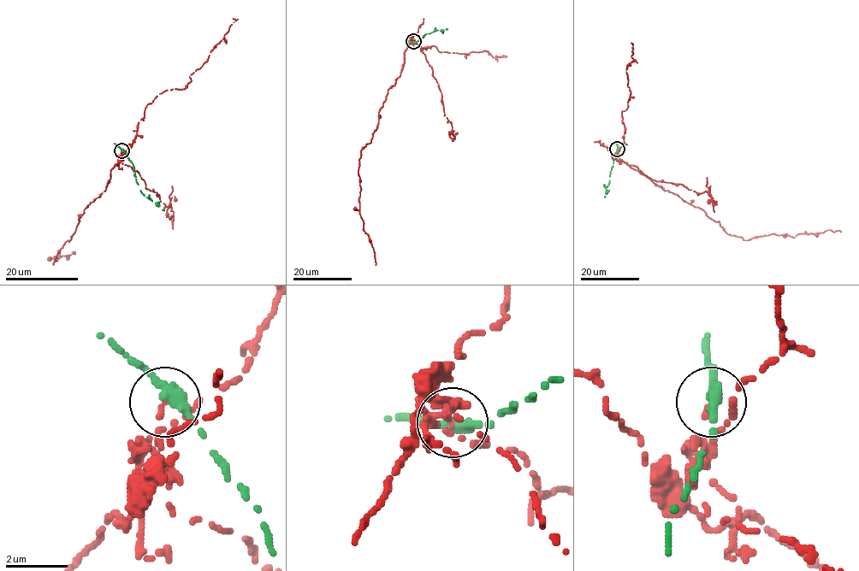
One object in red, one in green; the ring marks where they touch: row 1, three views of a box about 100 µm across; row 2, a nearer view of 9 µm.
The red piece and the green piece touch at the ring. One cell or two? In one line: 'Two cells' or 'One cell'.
Two cells

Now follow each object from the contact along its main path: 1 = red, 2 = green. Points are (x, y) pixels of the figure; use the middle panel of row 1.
1: (413, 41), (404, 52), (400, 75), (379, 110), (371, 140), (360, 151), (359, 211), (376, 264)
2: (413, 41), (424, 34), (447, 29)

